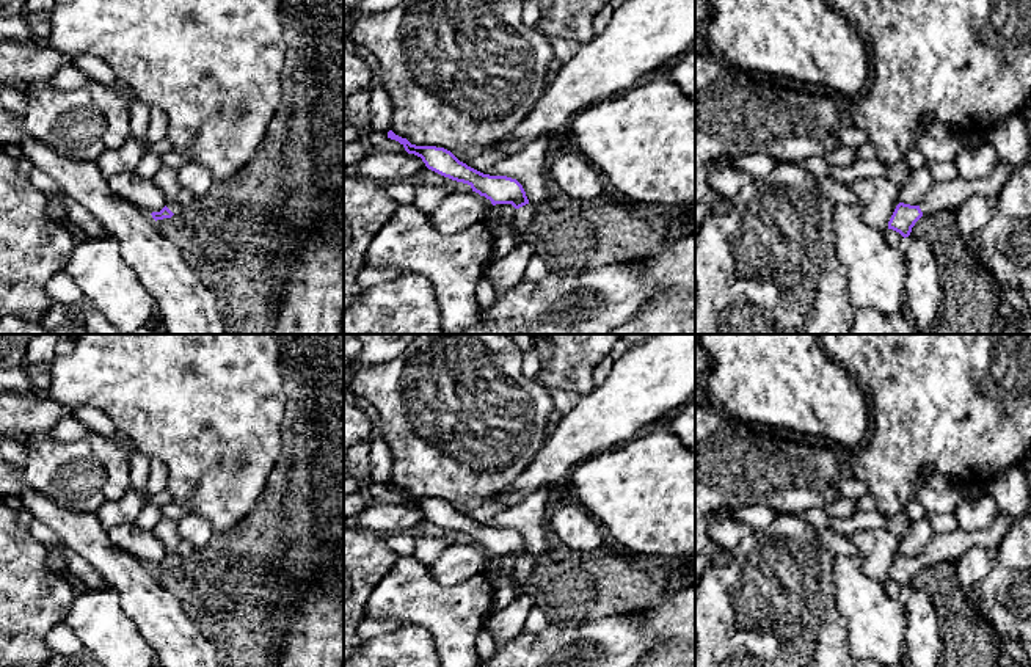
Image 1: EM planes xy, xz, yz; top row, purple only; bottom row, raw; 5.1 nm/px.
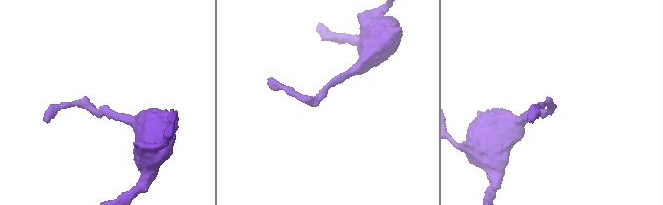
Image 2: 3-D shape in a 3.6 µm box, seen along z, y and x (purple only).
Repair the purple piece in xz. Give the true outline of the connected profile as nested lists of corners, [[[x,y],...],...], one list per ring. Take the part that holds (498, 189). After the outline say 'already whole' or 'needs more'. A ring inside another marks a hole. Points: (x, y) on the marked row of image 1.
[[[388,132],[388,138],[399,141],[408,154],[422,159],[425,166],[444,177],[468,184],[472,191],[496,204],[512,204],[516,209],[513,220],[515,243],[526,243],[526,234],[534,218],[534,206],[529,204],[523,185],[507,176],[483,174],[460,162],[450,151],[436,146],[416,146],[406,138]]]; needs more

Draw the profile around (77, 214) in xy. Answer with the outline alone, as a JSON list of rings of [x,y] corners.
[[[33,168],[28,180],[47,198],[58,195],[64,204],[71,223],[80,228],[88,239],[100,239],[107,235],[104,226],[82,204],[63,193],[49,174]]]

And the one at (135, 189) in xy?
[[[135,171],[119,173],[107,180],[115,193],[149,213],[160,212],[166,204],[163,191],[154,180],[143,177]]]

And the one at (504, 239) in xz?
[[[485,220],[483,223],[493,232],[494,237],[493,261],[504,257],[516,246],[512,223],[504,223],[499,220]]]

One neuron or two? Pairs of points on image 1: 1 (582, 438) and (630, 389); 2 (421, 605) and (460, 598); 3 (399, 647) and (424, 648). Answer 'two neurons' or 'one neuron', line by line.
1: one neuron
2: one neuron
3: one neuron

